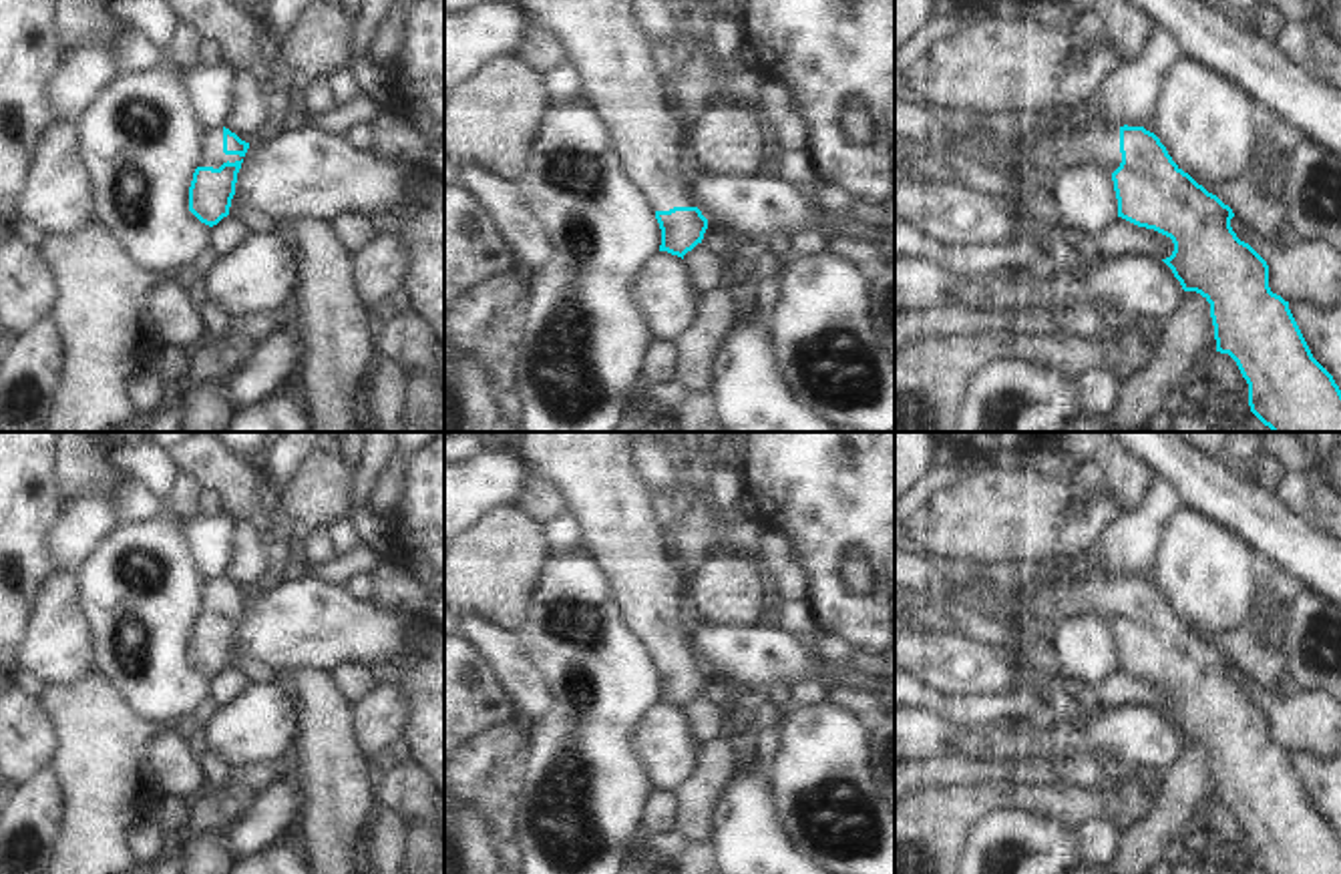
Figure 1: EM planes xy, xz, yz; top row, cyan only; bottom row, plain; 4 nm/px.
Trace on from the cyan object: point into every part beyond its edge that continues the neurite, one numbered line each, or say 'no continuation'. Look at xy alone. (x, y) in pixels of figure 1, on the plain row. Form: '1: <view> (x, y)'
1: xy (212, 591)

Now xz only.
1: xz (594, 473)

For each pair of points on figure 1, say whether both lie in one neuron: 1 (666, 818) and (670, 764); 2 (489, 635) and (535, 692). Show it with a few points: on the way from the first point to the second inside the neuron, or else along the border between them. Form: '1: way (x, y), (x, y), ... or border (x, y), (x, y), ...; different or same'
1: border (658, 786), (670, 790); different
2: way (503, 649), (521, 678); same

